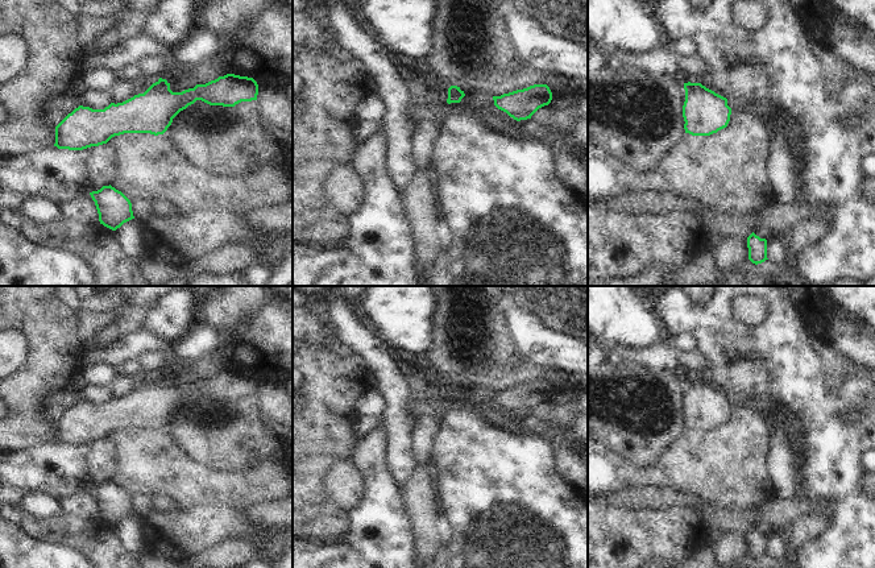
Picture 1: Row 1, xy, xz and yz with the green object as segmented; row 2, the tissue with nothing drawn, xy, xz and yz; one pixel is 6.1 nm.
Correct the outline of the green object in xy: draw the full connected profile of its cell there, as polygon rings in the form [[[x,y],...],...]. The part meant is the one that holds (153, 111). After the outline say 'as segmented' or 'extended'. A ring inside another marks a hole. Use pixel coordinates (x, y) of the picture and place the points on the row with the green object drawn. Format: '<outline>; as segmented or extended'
[[[227,74],[206,84],[173,92],[159,78],[144,94],[104,109],[79,105],[55,127],[58,149],[83,150],[107,144],[124,133],[163,134],[173,119],[196,100],[210,105],[235,107],[257,100],[258,84],[253,78]]]; as segmented

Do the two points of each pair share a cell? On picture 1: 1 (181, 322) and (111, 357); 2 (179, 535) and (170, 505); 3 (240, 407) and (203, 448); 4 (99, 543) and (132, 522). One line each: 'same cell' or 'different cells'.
1: different cells
2: different cells
3: same cell
4: different cells

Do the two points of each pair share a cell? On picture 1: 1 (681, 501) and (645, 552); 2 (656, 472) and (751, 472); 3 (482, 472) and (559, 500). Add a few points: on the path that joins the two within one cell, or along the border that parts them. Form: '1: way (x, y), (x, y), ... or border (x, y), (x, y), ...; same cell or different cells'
1: border (646, 509), (689, 508), (695, 511); different cells
2: way (680, 472), (728, 472); same cell
3: way (501, 490), (510, 500), (540, 500); same cell

